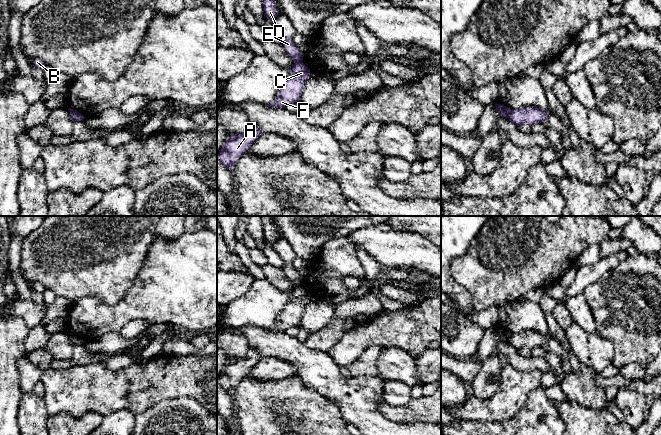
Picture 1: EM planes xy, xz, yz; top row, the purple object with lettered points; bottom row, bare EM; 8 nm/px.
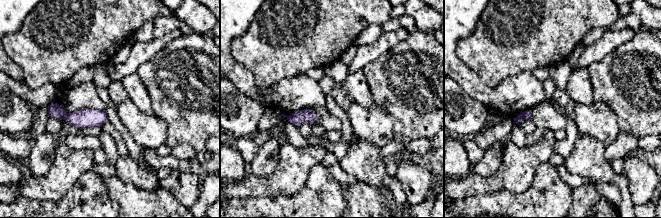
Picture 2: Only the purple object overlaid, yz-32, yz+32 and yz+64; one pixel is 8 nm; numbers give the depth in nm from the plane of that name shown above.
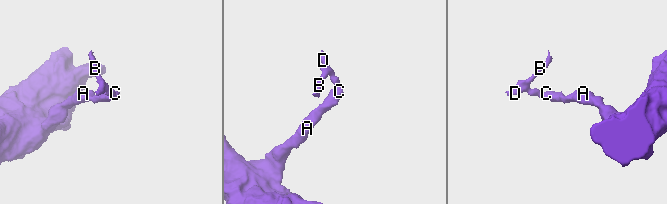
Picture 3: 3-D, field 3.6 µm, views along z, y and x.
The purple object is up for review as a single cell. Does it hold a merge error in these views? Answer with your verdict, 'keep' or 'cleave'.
cleave

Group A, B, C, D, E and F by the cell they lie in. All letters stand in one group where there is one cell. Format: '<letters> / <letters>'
A C F / B D E

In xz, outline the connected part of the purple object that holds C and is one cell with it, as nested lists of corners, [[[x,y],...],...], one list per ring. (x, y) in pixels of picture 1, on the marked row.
[[[303,61],[294,62],[292,71],[279,91],[276,100],[267,104],[267,106],[270,108],[285,108],[290,103],[299,102],[304,84],[310,77],[310,71]]]

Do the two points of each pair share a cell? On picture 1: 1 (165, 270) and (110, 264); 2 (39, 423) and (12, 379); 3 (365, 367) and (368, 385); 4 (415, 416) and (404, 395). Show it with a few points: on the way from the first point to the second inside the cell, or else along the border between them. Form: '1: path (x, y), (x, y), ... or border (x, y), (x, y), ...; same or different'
1: border (148, 245), (138, 274), (128, 288); different
2: border (23, 393), (16, 418); different
3: border (344, 375), (350, 377), (378, 376); different
4: border (411, 398), (398, 406), (385, 401); different

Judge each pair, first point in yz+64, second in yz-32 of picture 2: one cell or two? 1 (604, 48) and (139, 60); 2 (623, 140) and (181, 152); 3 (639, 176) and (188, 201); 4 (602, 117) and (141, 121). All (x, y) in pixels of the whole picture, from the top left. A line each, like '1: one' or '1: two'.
1: one
2: two
3: one
4: one

